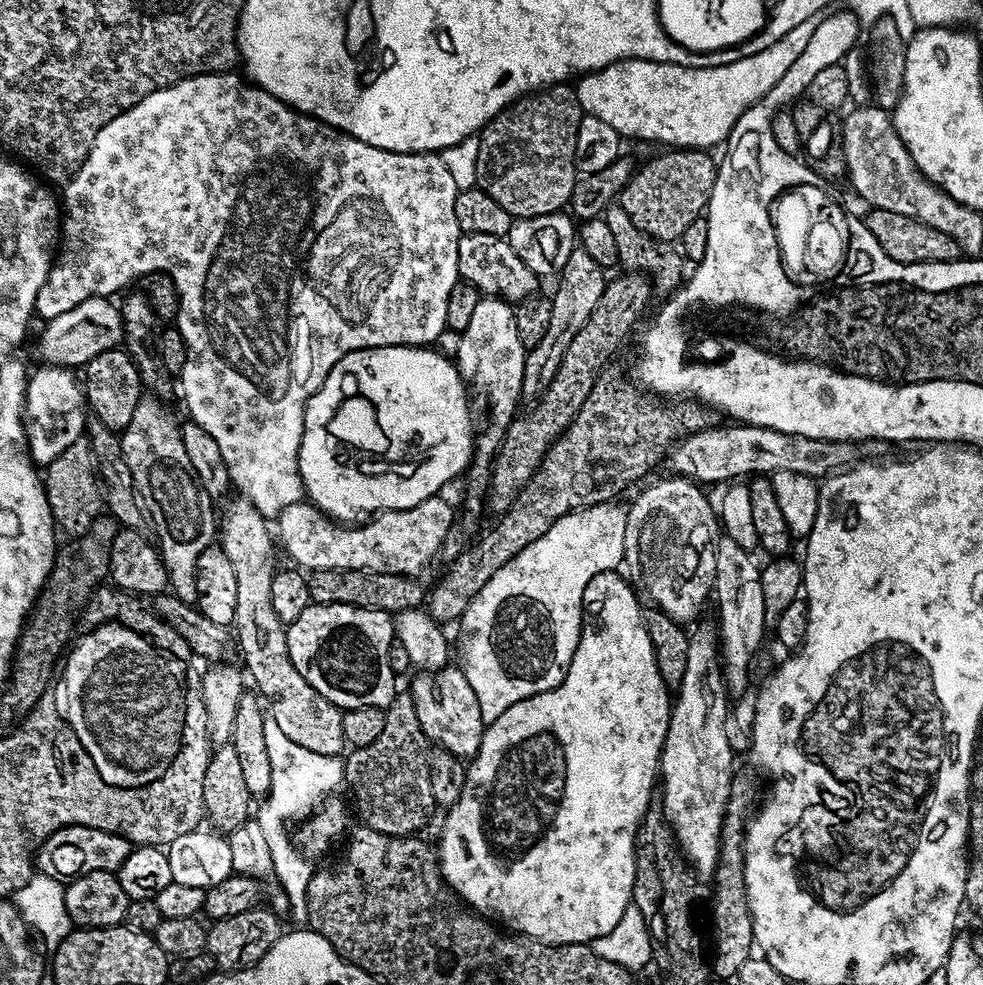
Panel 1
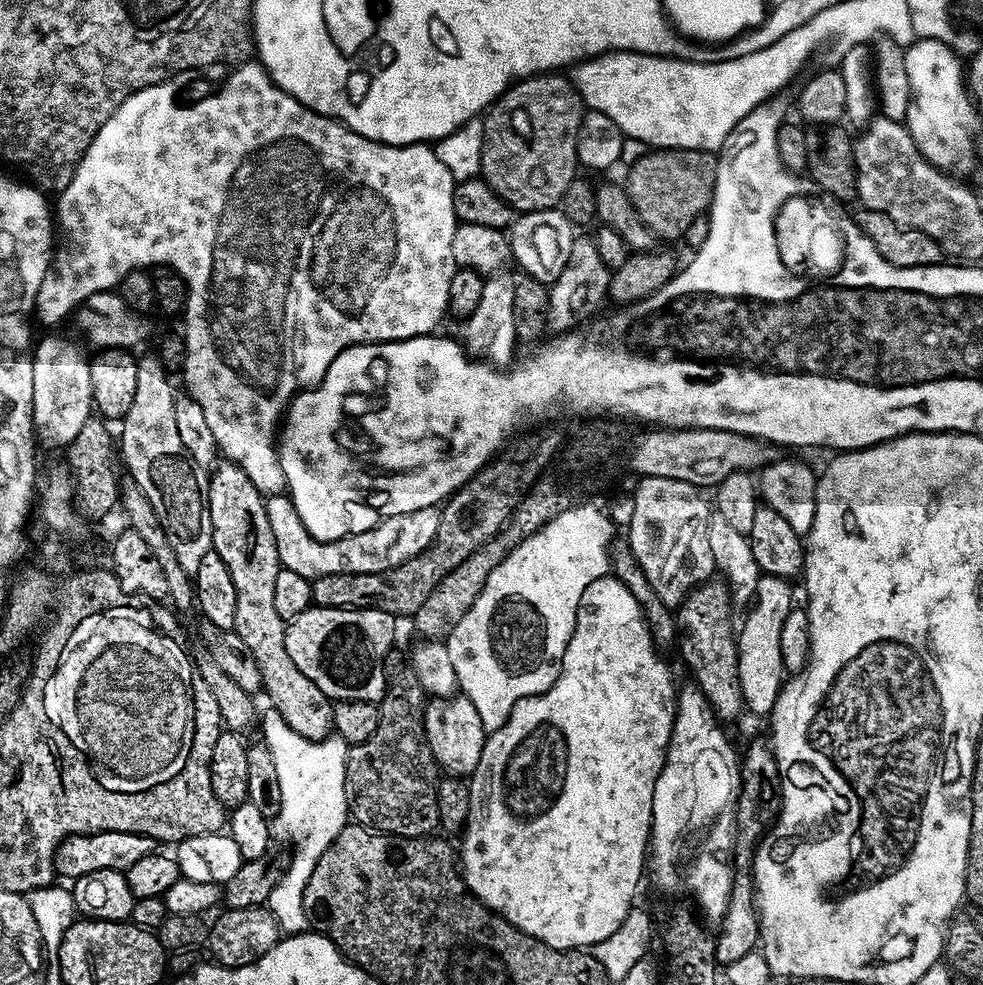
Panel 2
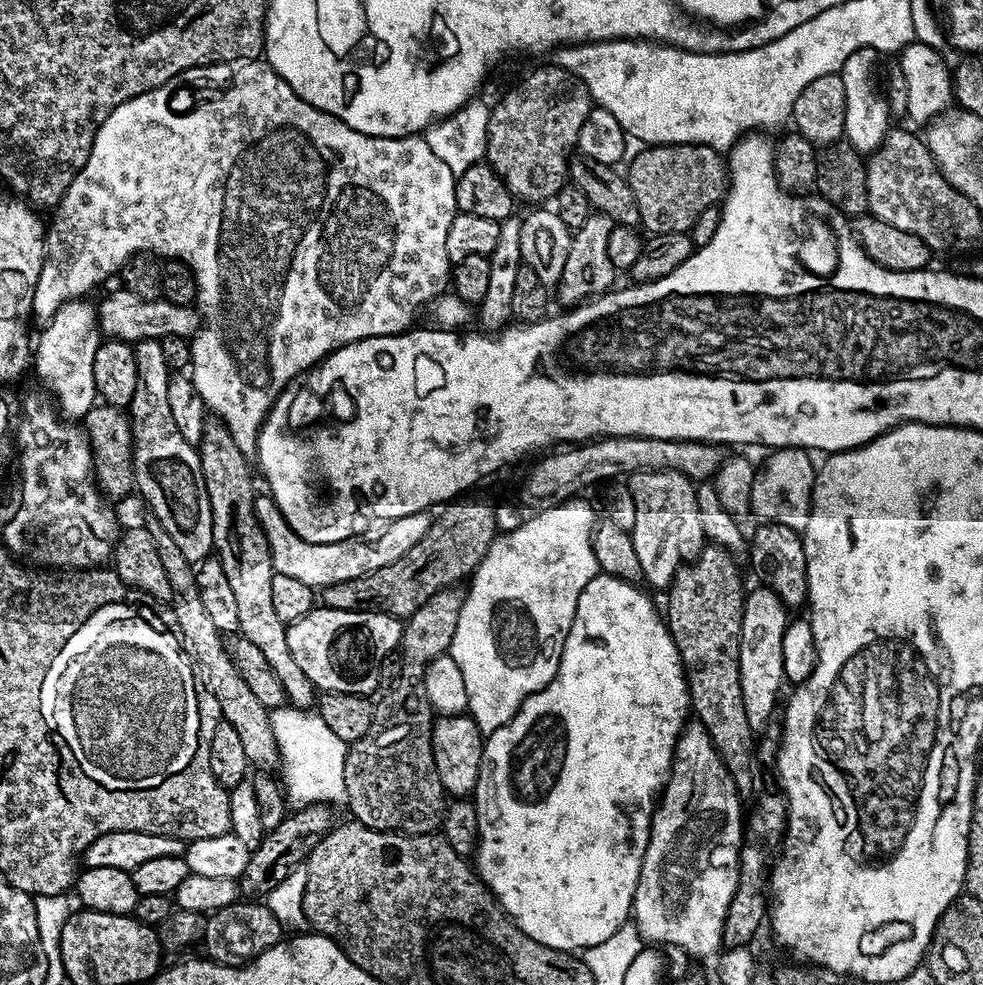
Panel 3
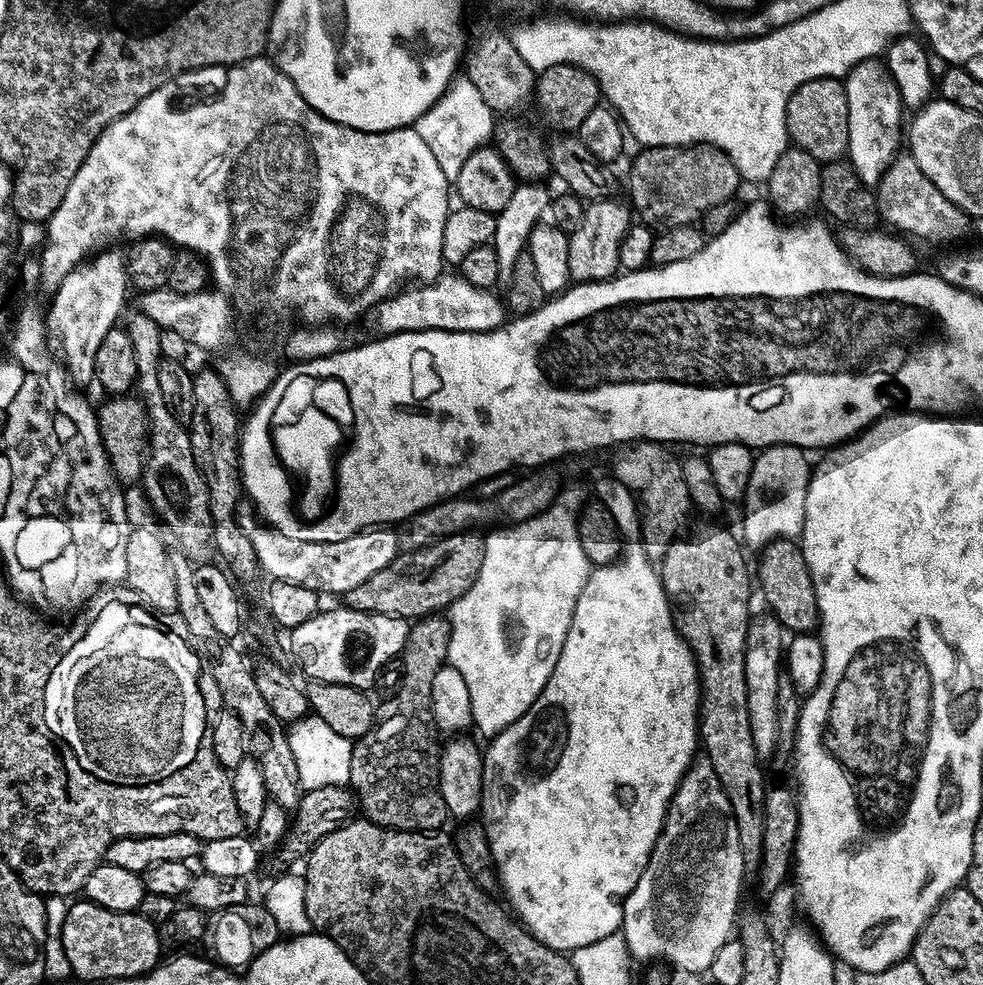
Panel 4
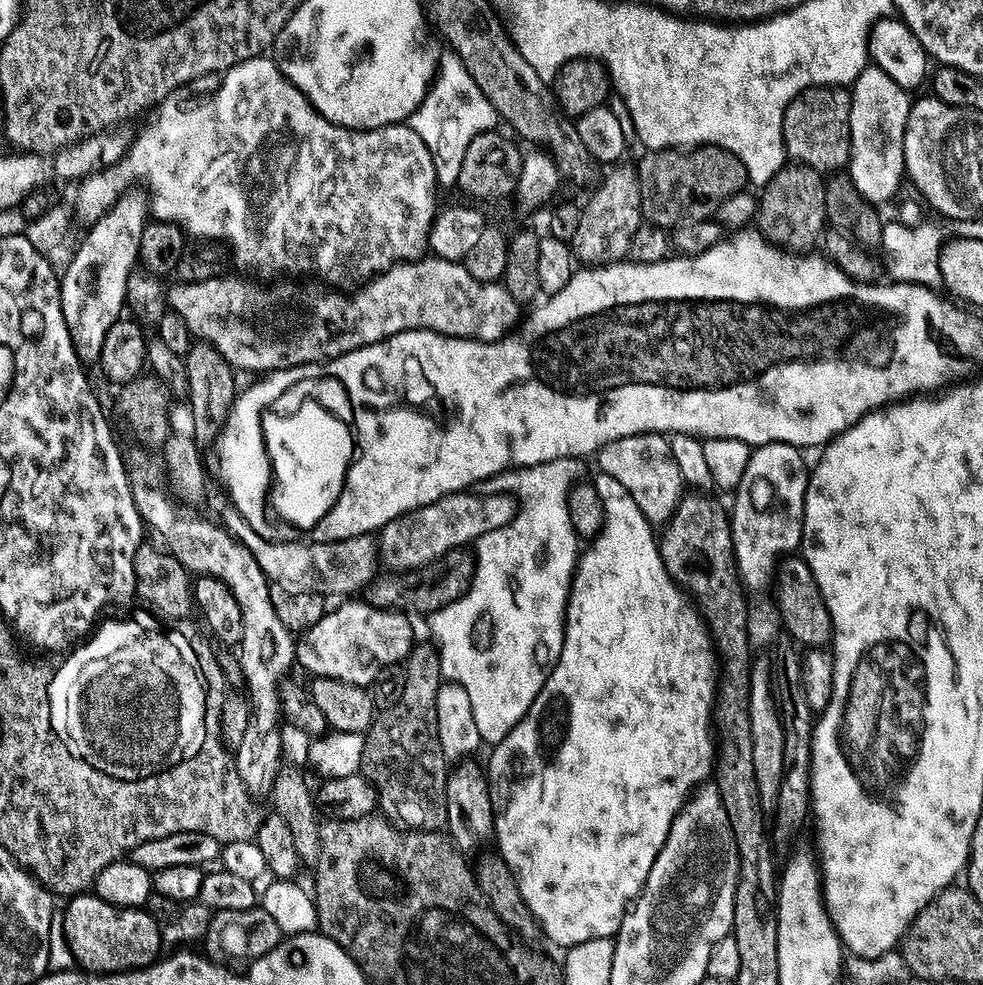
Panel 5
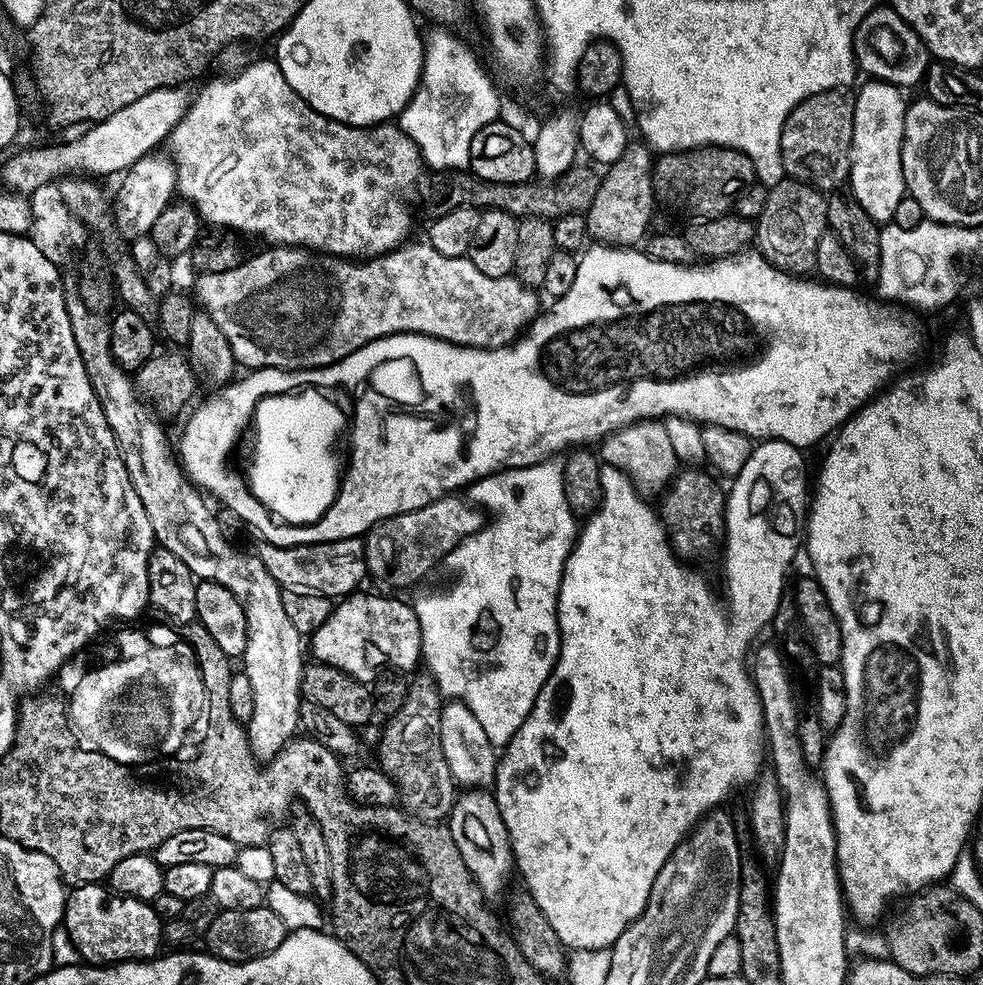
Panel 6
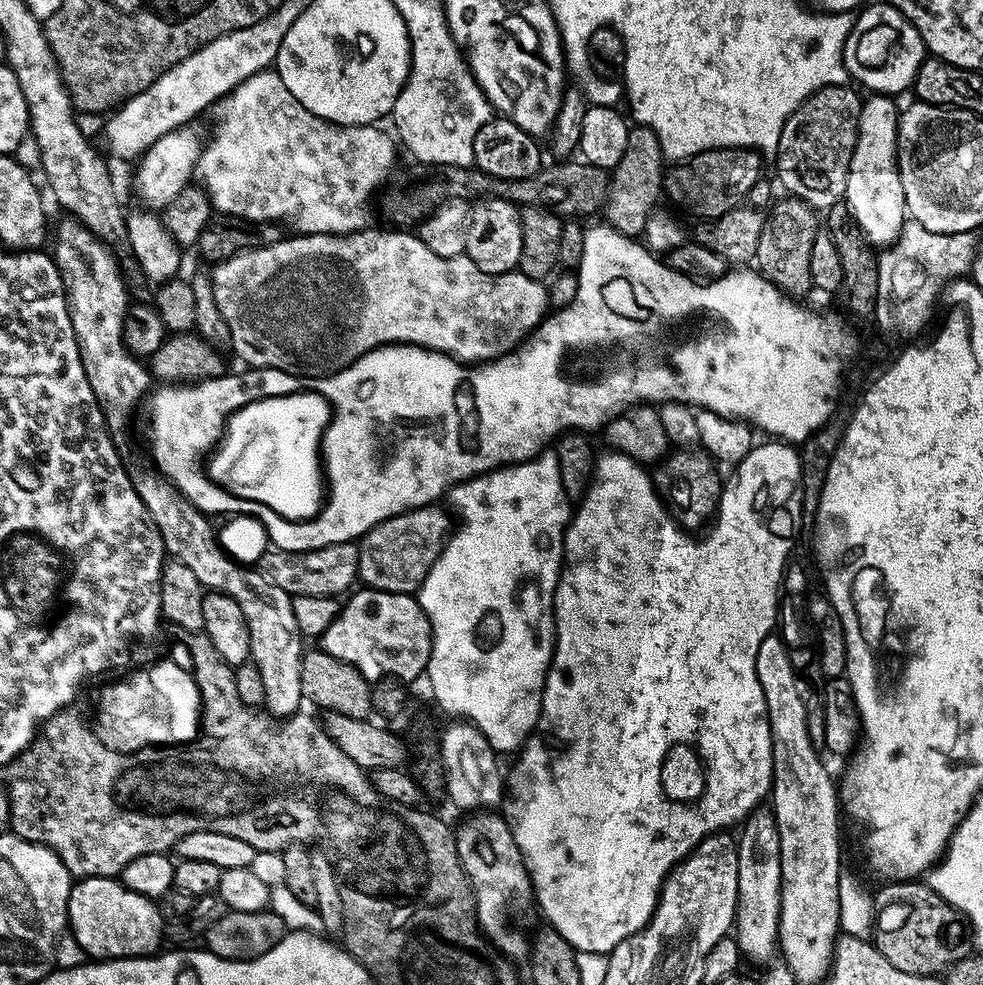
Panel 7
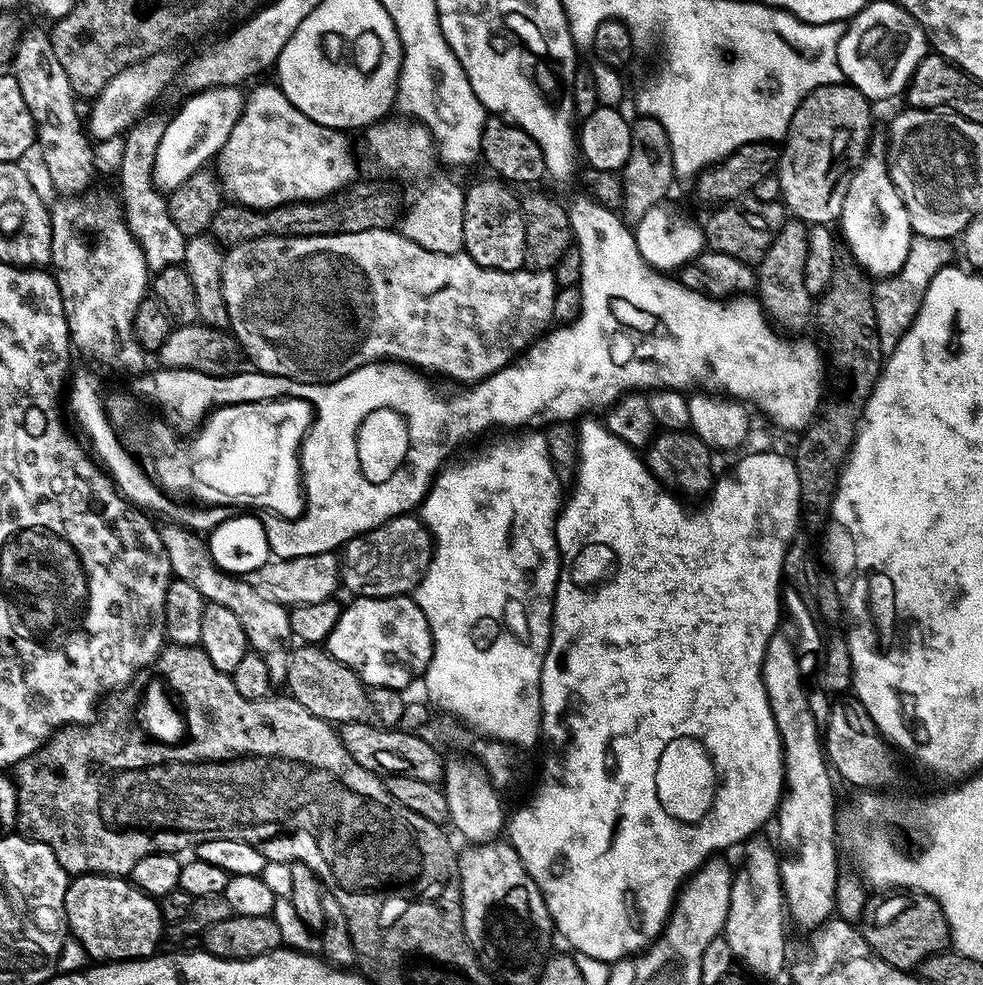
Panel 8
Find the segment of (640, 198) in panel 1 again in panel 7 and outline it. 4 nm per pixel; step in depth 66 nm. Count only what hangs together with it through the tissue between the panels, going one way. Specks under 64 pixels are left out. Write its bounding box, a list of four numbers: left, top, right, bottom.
[663,148,762,221]

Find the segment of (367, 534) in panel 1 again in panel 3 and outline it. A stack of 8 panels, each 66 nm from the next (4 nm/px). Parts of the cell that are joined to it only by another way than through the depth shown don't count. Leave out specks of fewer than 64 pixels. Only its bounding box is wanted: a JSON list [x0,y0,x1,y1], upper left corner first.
[256,495,434,590]

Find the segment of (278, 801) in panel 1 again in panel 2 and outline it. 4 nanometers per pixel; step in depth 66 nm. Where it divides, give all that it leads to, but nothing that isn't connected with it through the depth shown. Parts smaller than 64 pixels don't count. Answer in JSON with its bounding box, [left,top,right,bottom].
[263,710,350,934]

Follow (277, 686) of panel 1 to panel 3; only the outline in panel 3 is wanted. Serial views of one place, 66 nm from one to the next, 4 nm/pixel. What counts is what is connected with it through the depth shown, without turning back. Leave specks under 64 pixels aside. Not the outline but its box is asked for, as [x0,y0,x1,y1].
[198,422,318,709]

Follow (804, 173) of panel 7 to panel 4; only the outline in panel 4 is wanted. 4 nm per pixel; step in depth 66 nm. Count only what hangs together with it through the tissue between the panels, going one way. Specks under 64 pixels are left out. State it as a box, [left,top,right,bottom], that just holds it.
[786,76,848,162]

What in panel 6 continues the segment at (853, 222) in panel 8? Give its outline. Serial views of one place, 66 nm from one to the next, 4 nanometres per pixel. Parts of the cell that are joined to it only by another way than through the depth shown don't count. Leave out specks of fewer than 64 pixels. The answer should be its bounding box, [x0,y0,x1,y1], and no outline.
[850,79,908,226]

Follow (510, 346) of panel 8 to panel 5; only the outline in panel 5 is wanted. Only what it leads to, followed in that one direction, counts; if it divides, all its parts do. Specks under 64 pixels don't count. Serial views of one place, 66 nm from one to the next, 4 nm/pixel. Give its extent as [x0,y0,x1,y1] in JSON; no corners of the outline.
[166,254,522,374]

